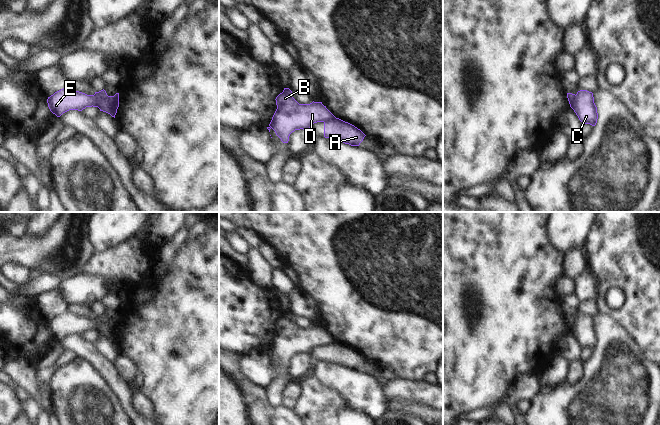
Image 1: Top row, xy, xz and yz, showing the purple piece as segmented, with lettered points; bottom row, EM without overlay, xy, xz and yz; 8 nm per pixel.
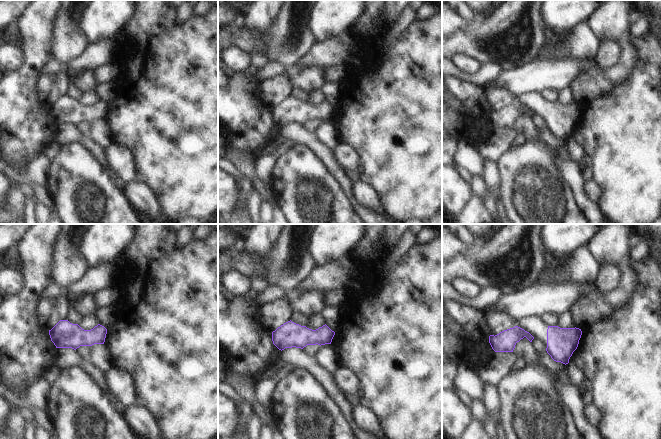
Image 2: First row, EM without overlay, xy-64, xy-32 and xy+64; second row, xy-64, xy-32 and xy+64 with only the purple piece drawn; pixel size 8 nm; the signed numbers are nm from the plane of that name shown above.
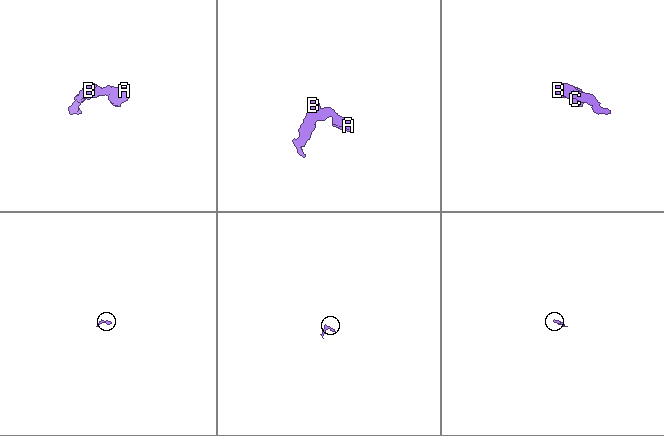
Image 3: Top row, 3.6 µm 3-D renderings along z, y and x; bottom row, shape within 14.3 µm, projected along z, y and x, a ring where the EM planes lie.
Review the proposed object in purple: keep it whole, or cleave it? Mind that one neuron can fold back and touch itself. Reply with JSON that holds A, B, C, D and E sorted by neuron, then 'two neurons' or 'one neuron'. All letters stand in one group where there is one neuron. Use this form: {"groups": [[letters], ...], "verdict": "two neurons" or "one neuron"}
{"groups": [["A", "C"], ["B", "D", "E"]], "verdict": "two neurons"}

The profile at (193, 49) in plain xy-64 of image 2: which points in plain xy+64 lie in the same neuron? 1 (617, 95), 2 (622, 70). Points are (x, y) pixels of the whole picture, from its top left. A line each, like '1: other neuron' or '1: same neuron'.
1: same neuron
2: other neuron

